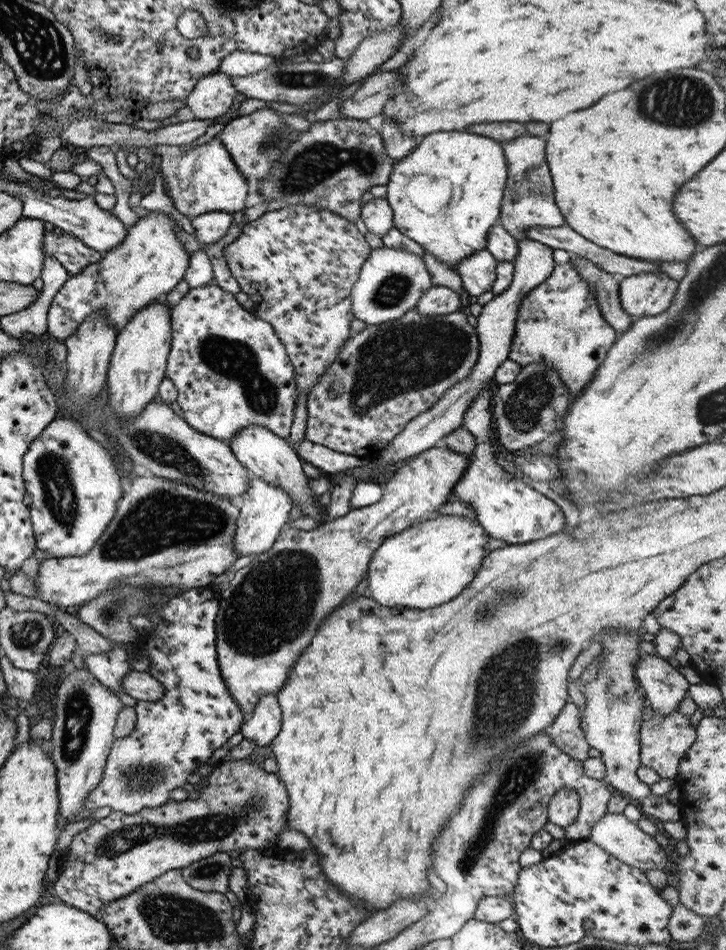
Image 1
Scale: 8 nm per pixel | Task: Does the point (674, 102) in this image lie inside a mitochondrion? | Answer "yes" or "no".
yes

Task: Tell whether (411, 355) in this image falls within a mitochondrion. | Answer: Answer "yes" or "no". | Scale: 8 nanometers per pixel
yes

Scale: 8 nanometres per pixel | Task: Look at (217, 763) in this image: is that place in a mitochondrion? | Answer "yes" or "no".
no

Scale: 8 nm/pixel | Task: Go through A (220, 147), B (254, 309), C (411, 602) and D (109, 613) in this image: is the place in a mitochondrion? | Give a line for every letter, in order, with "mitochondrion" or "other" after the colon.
A: other
B: other
C: other
D: mitochondrion

